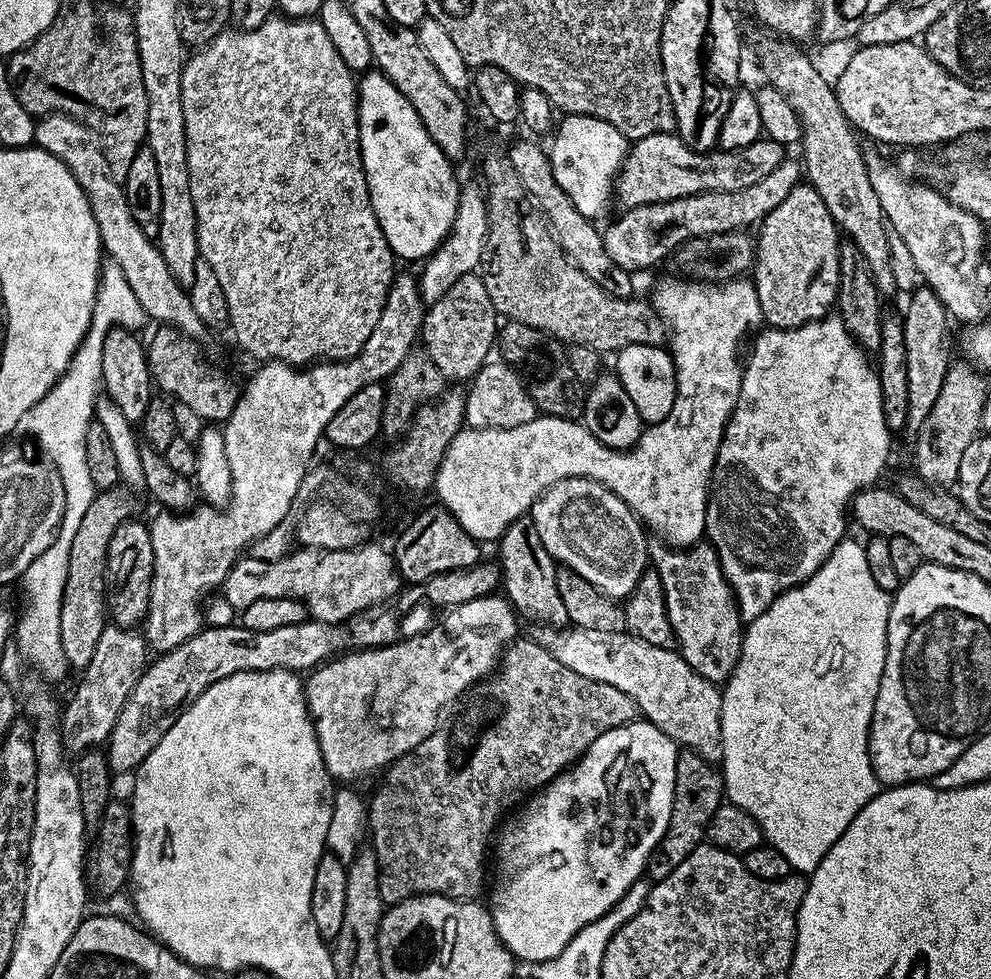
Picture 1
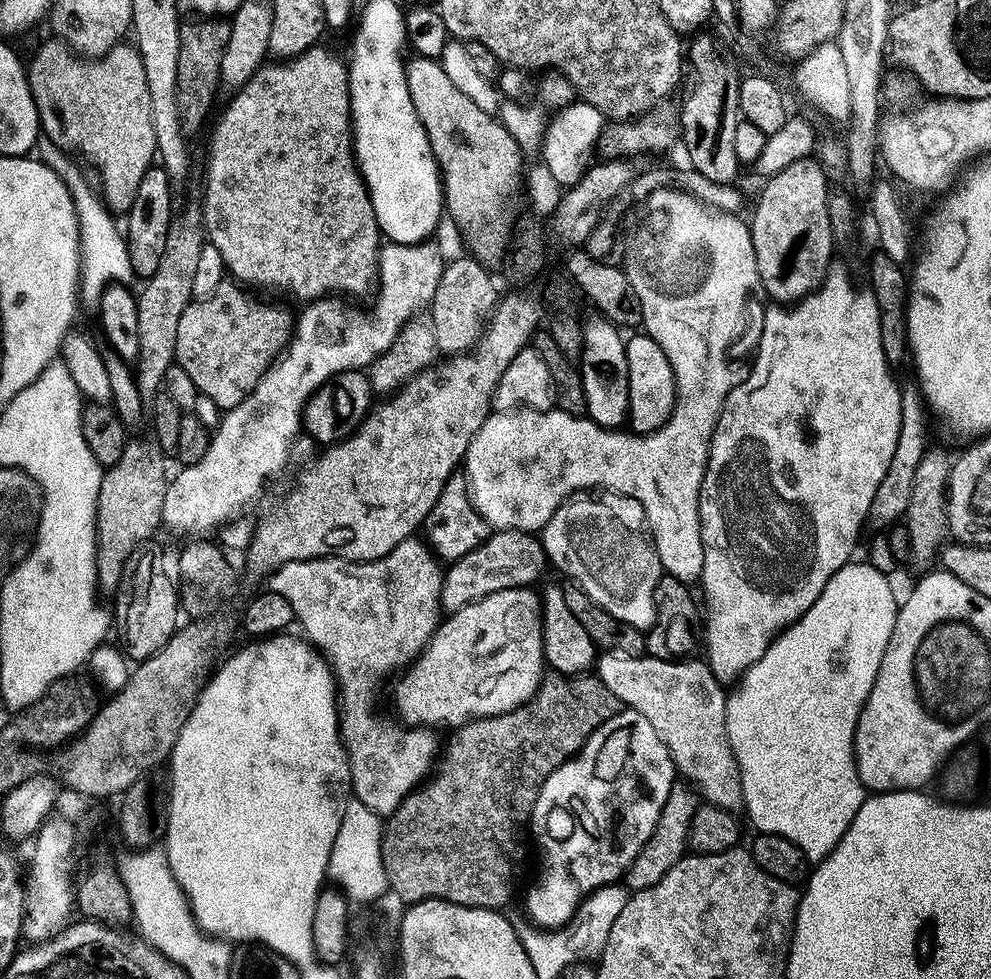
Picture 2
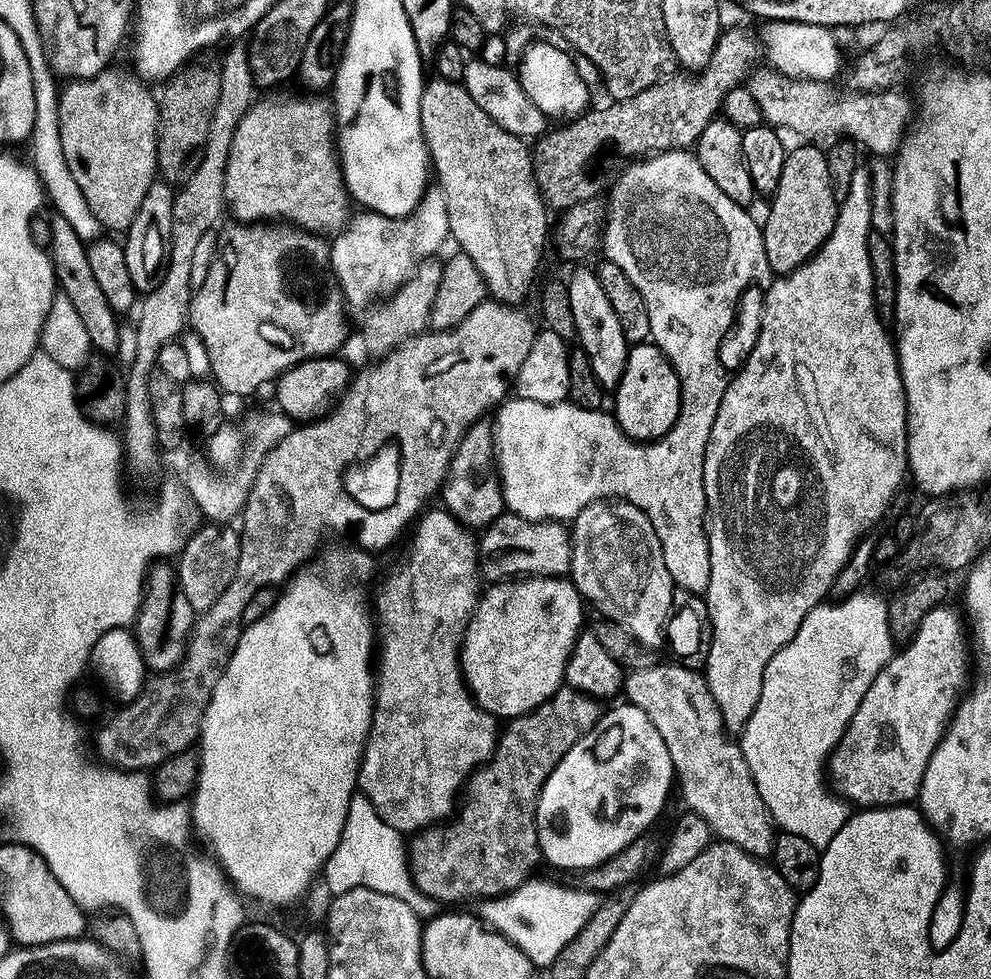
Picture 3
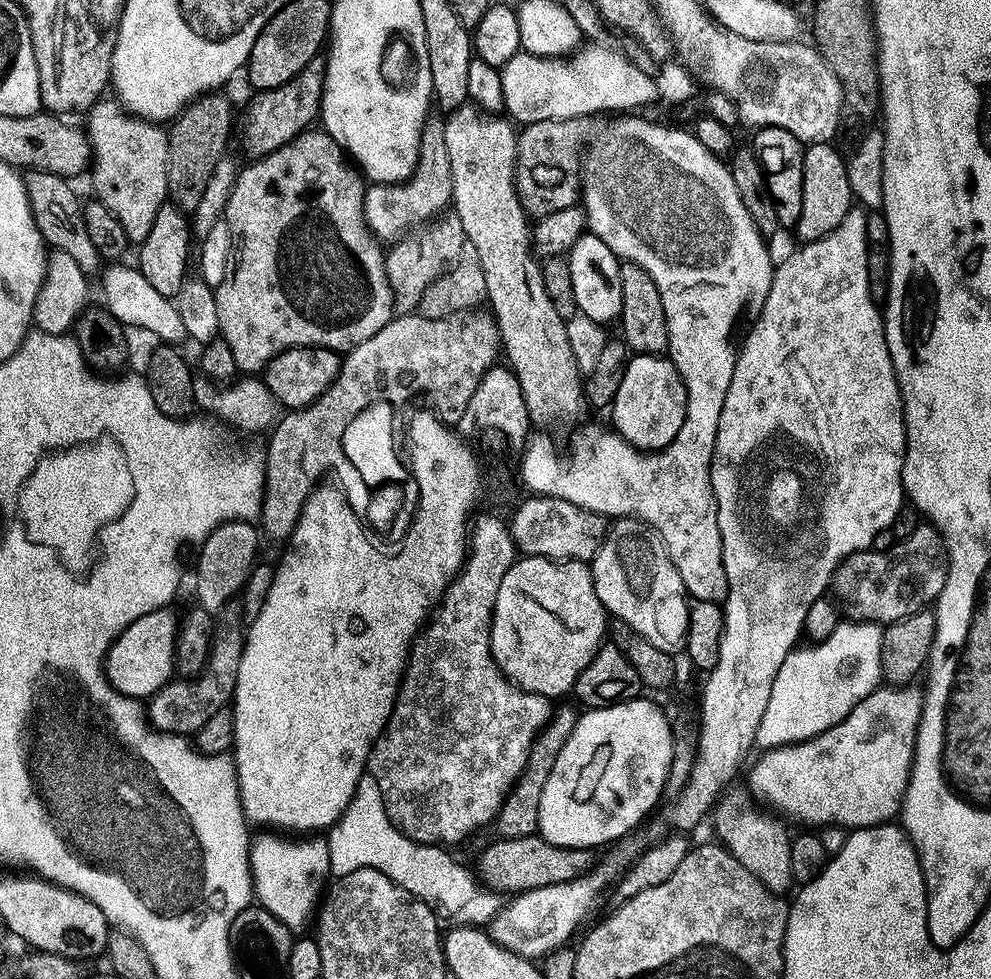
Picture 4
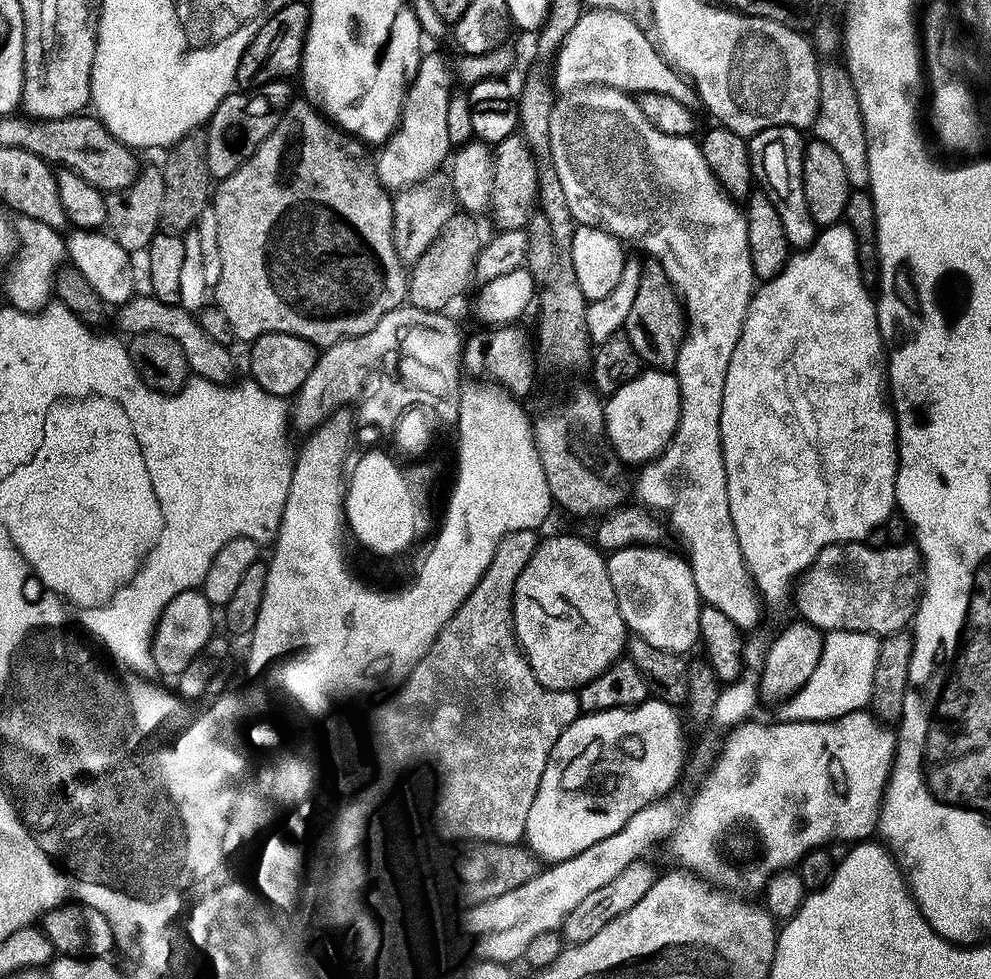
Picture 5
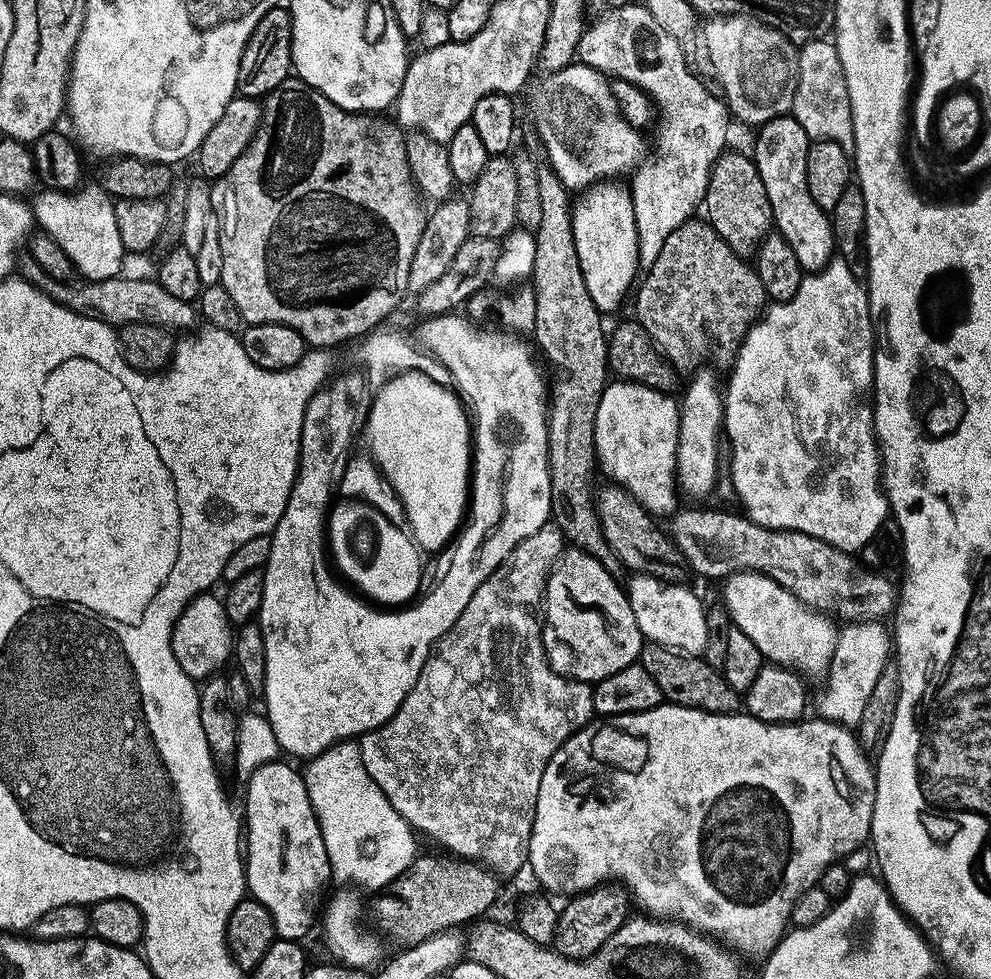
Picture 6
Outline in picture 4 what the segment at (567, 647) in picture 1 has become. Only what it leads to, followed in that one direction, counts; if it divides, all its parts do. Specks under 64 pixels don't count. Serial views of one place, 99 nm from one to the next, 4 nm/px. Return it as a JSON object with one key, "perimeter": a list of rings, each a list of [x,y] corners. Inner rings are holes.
{"perimeter":[[[725,791],[714,804],[710,821],[716,827],[715,839],[730,854],[734,854],[734,858],[738,858],[750,874],[757,876],[766,888],[777,894],[787,893],[787,888],[794,884],[790,870],[790,832],[784,829],[786,826],[781,819],[761,807],[747,791],[732,791]]]}

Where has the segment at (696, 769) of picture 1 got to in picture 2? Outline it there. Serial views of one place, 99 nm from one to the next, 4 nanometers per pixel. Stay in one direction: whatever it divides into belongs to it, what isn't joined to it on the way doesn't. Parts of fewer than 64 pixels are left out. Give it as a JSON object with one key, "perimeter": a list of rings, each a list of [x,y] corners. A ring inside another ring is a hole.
{"perimeter":[[[687,782],[673,783],[670,794],[666,794],[666,806],[662,806],[662,814],[658,814],[658,822],[646,838],[642,850],[630,862],[630,866],[622,877],[622,883],[629,893],[650,890],[650,886],[662,882],[670,869],[689,851],[688,835],[690,834],[690,820],[694,818],[694,810],[701,806],[701,799],[695,788]]]}

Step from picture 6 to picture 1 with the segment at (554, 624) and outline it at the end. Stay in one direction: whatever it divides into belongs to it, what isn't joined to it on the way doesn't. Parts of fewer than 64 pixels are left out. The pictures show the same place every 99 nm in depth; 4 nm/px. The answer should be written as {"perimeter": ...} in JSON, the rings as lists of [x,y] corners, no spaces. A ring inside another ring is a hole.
{"perimeter":[[[500,594],[449,607],[443,614],[444,621],[421,636],[367,650],[351,650],[345,656],[337,655],[319,665],[307,677],[308,713],[316,725],[318,746],[333,781],[352,782],[348,780],[368,776],[378,768],[387,769],[400,756],[414,750],[414,746],[418,746],[418,742],[426,739],[438,726],[440,708],[446,707],[451,700],[459,701],[473,685],[493,675],[499,669],[508,645],[518,636],[517,613]]]}

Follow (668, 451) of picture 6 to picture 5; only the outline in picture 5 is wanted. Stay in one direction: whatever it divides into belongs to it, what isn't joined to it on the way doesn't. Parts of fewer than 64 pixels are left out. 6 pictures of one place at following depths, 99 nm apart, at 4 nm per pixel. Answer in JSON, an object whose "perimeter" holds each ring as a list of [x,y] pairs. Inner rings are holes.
{"perimeter":[[[644,370],[636,379],[626,382],[613,396],[607,397],[604,404],[604,421],[608,431],[608,442],[612,446],[616,459],[625,465],[643,466],[656,459],[668,443],[680,421],[680,381],[668,370]]]}

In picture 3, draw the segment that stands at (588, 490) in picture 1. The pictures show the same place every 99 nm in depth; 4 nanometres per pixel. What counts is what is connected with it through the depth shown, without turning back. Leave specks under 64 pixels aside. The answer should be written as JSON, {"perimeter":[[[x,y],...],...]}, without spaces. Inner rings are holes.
{"perimeter":[[[597,502],[594,504],[587,504],[578,515],[576,519],[571,521],[570,535],[572,537],[572,571],[570,579],[579,590],[581,596],[589,605],[597,604],[598,607],[604,608],[607,604],[613,604],[622,617],[624,627],[630,630],[633,641],[639,642],[643,647],[651,648],[653,650],[663,649],[666,644],[666,629],[668,627],[668,617],[672,615],[674,607],[674,585],[670,578],[670,570],[666,570],[666,558],[662,558],[662,542],[658,542],[658,534],[654,530],[654,526],[650,522],[648,515],[638,506],[633,504],[626,504],[623,502]]]}

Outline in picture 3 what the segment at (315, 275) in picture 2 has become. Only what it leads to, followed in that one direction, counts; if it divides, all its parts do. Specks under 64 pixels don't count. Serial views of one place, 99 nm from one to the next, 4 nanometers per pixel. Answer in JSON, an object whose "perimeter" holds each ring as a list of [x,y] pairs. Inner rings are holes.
{"perimeter":[[[284,90],[261,95],[242,118],[232,139],[224,183],[224,203],[240,222],[287,222],[305,233],[336,234],[350,220],[350,193],[344,185],[344,170],[340,166],[333,105],[329,101],[327,104],[320,94],[295,96],[292,92],[280,91]]]}

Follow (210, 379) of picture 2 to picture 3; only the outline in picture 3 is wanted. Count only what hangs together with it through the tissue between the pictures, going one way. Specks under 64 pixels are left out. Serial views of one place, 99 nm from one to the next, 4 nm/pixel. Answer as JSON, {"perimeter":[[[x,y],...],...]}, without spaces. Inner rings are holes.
{"perimeter":[[[284,259],[284,268],[226,268],[226,279],[221,292],[213,293],[209,286],[200,286],[189,304],[187,319],[193,333],[205,344],[212,367],[211,379],[225,393],[248,396],[263,384],[271,385],[287,368],[317,356],[339,353],[349,335],[345,313],[336,316],[312,316],[316,299],[322,296],[321,283],[308,284],[312,276],[298,268],[298,260]]]}

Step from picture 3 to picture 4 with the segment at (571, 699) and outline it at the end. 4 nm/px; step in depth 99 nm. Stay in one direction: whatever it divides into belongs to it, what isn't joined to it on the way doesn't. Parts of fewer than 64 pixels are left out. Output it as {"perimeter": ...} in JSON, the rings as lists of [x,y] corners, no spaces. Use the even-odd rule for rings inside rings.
{"perimeter":[[[559,708],[553,711],[548,727],[536,737],[536,742],[528,752],[528,761],[524,767],[524,773],[516,780],[500,812],[496,815],[494,828],[499,835],[506,840],[514,840],[519,836],[531,836],[540,826],[540,803],[542,802],[542,790],[546,786],[546,778],[550,778],[550,770],[554,770],[554,762],[570,734],[574,730],[578,712],[572,708]]]}

